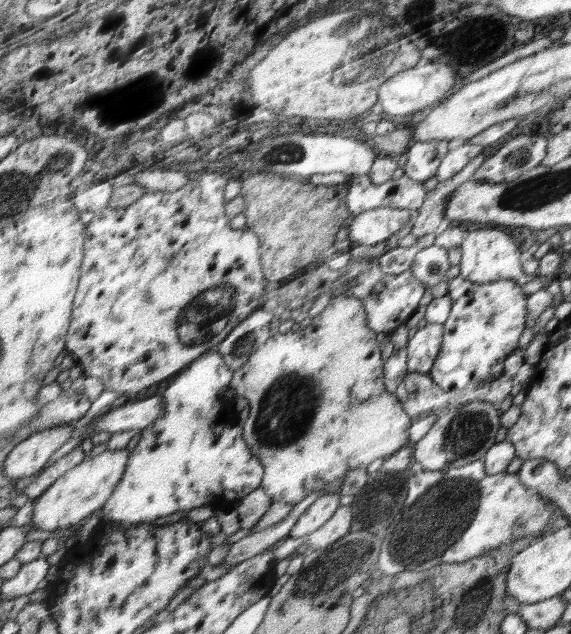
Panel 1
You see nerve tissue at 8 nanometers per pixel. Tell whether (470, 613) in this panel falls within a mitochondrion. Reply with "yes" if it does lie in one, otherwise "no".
yes

